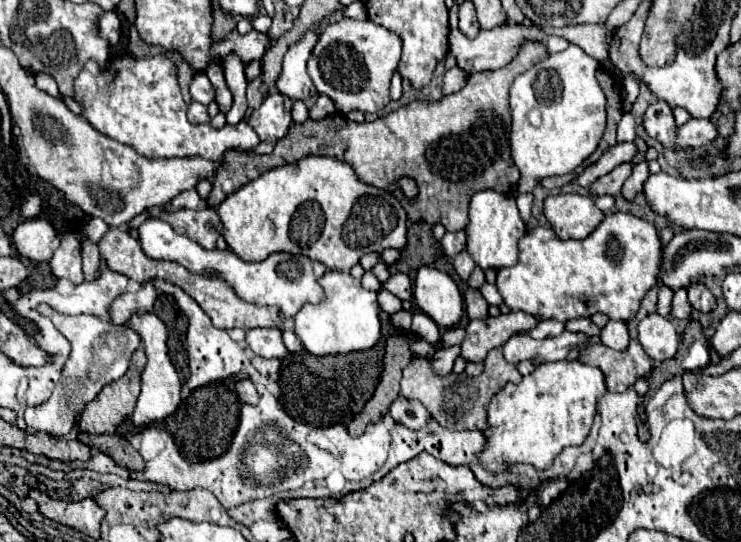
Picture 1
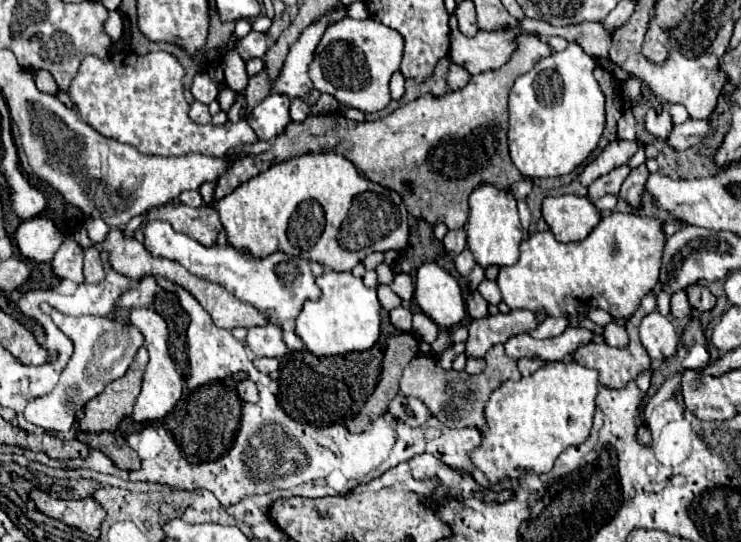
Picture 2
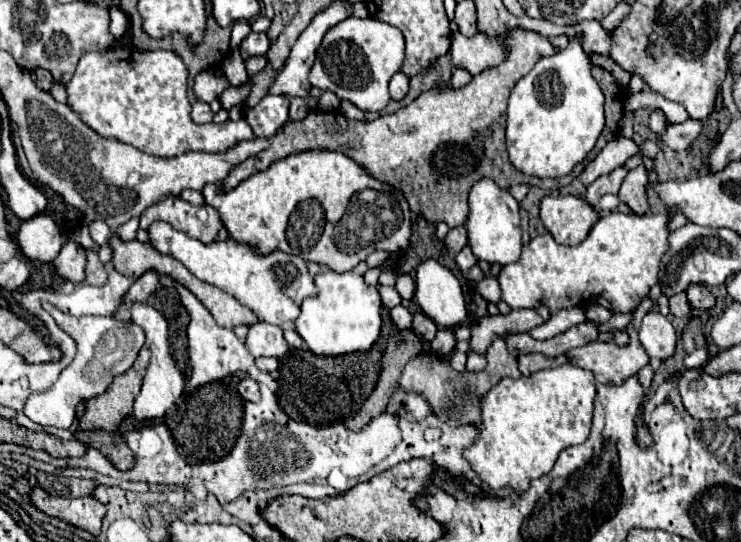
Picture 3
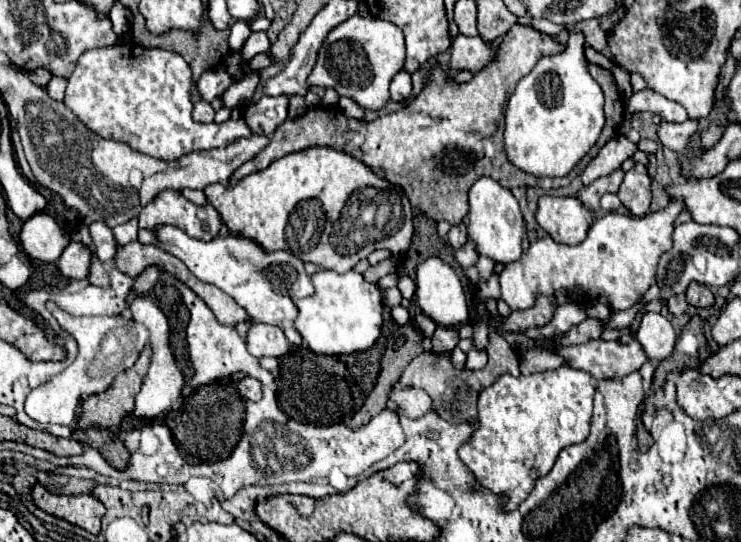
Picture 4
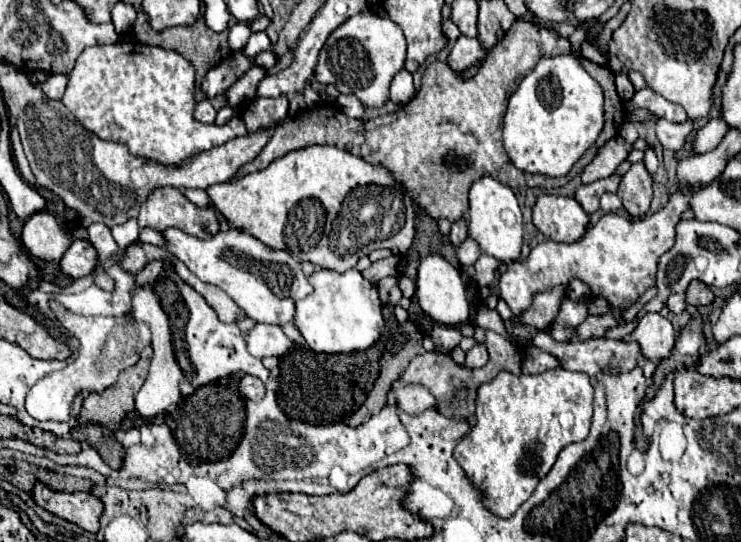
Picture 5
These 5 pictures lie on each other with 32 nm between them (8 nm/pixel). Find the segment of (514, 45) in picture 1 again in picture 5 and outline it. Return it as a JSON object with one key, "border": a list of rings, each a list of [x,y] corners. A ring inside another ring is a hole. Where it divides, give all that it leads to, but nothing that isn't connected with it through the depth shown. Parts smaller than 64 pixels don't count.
{"border":[[[460,36],[460,38],[454,42],[454,46],[452,46],[450,54],[448,54],[446,64],[448,64],[452,70],[456,70],[456,72],[464,72],[464,70],[468,70],[470,66],[474,66],[476,62],[482,62],[482,58],[484,58],[484,50],[482,50],[480,42],[478,42],[476,38]]]}

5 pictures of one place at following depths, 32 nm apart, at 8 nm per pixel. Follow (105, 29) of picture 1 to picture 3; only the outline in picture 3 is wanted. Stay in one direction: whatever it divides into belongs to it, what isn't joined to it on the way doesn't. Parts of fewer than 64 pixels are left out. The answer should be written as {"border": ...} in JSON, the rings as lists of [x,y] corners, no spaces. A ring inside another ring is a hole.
{"border":[[[118,6],[112,8],[110,10],[110,32],[112,32],[112,35],[116,39],[119,39],[126,32],[126,28],[128,28],[128,16],[126,16],[126,12],[122,8],[118,8]]]}

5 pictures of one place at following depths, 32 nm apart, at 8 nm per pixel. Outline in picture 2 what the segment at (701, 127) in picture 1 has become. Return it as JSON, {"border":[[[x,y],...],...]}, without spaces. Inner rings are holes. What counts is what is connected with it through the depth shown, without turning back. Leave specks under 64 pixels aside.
{"border":[[[686,120],[684,124],[672,126],[668,134],[668,146],[674,150],[686,150],[690,146],[696,146],[706,134],[710,134],[710,124],[706,120]]]}

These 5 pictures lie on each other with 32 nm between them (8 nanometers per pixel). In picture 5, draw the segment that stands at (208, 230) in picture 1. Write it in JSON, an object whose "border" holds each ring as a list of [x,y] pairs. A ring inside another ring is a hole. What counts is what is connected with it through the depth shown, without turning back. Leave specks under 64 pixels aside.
{"border":[[[164,186],[164,188],[154,188],[150,192],[150,196],[144,200],[142,208],[140,208],[140,214],[138,214],[138,224],[140,228],[156,228],[156,230],[166,230],[166,228],[180,228],[182,232],[188,232],[192,236],[212,236],[220,230],[220,224],[216,220],[216,214],[214,214],[214,208],[208,206],[208,208],[198,208],[194,206],[178,188],[170,188],[170,186]]]}

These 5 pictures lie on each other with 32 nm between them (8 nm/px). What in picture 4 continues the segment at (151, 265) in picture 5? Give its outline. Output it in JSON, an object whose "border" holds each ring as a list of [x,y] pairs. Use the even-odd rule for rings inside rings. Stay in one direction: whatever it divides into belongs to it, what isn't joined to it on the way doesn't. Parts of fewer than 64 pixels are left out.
{"border":[[[148,266],[144,272],[140,272],[136,276],[134,292],[140,292],[140,288],[154,288],[154,284],[158,282],[158,276],[160,276],[160,268],[158,266]]]}

